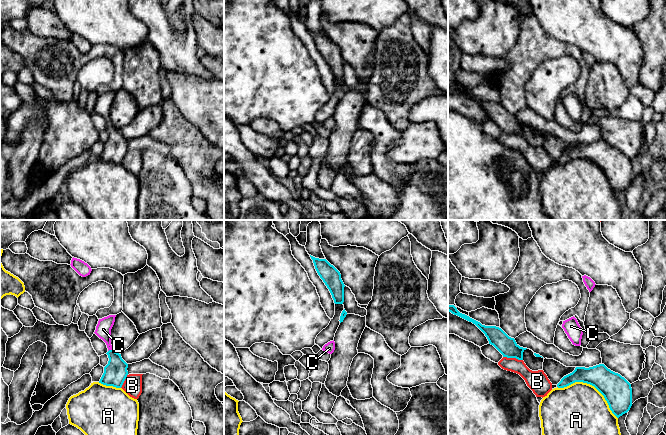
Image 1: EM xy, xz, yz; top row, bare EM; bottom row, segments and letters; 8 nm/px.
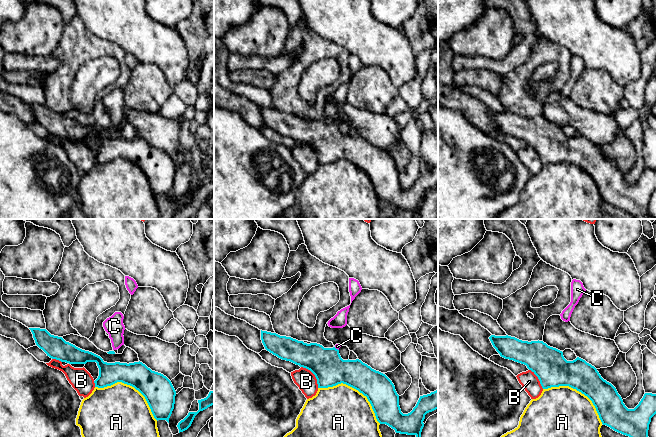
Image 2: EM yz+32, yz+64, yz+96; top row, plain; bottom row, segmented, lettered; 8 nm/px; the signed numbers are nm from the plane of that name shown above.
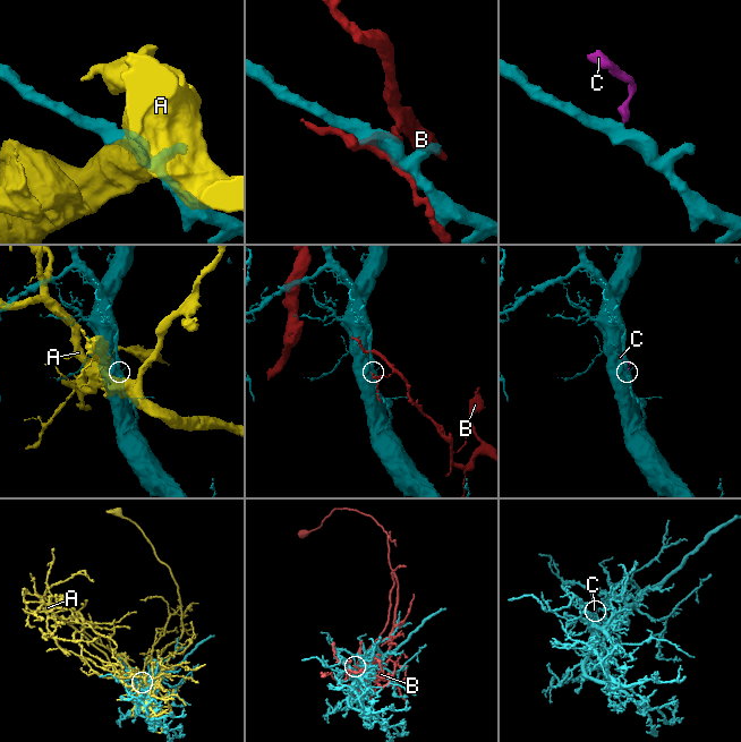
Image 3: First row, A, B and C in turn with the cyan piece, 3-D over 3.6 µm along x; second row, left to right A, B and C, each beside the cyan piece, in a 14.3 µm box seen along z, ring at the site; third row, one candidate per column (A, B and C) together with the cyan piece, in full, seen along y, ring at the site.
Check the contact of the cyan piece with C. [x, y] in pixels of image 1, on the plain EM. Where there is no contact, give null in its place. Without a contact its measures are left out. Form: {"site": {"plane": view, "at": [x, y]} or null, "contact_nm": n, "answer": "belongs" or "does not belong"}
{"site": {"plane": "xy", "at": [110, 126]}, "contact_nm": 40, "answer": "belongs"}

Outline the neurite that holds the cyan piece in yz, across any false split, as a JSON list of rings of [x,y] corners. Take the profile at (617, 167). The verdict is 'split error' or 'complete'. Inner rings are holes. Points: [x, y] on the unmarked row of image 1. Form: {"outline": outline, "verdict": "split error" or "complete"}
{"outline": [[[604,140],[593,143],[576,143],[557,160],[558,164],[567,163],[575,158],[594,162],[607,177],[612,189],[619,194],[632,182],[631,160],[620,150],[608,145]]], "verdict": "complete"}

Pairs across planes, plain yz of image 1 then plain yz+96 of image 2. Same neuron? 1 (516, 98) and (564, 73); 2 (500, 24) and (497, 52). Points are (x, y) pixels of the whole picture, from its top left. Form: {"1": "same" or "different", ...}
{"1": "same", "2": "same"}

